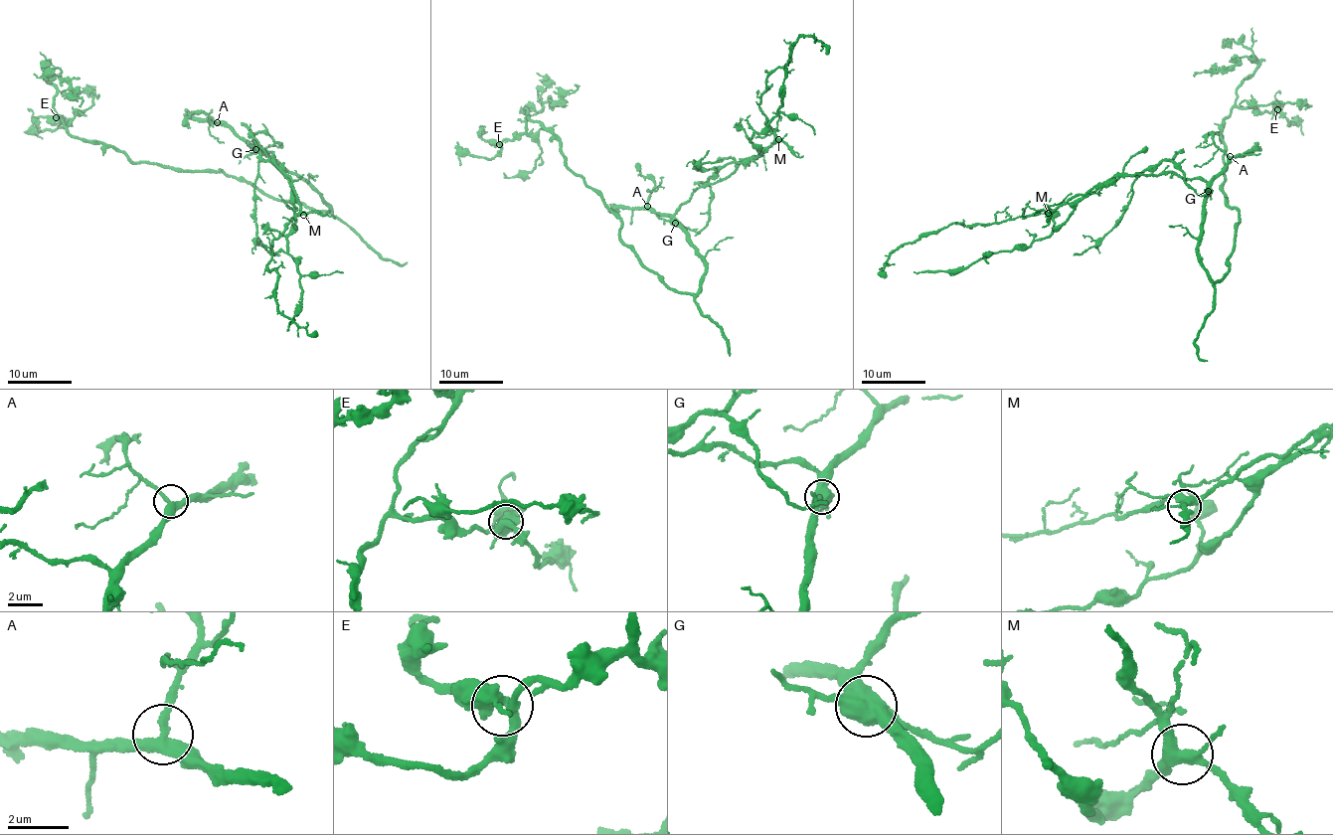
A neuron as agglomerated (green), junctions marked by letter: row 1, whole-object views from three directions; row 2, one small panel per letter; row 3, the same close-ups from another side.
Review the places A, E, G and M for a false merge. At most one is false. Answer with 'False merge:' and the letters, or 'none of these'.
False merge: G

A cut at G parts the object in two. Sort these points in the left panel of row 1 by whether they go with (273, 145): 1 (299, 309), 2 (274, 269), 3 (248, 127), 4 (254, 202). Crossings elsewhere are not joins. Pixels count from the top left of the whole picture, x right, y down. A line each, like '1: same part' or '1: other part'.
1: same part
2: other part
3: same part
4: same part

